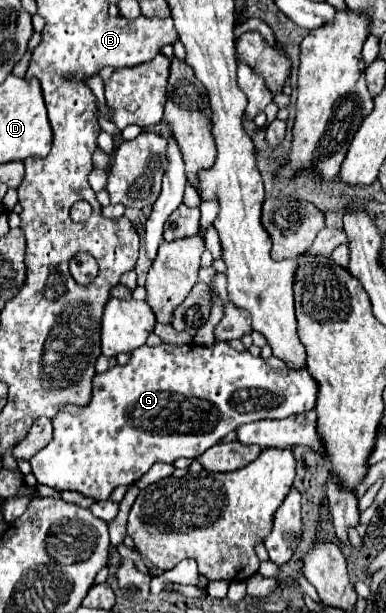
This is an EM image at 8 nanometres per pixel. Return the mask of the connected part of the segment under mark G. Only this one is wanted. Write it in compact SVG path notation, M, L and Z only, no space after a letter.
M216 342L216 346L204 348L204 346L194 346L194 344L186 344L186 346L172 346L172 344L160 344L160 346L140 346L132 352L132 358L126 366L114 366L102 374L96 374L92 380L92 400L86 408L74 408L74 406L66 406L64 410L60 410L60 414L56 414L56 418L52 420L54 424L54 438L52 442L42 448L38 454L32 456L30 464L32 464L32 472L36 476L36 480L40 484L58 488L58 490L76 490L82 492L84 496L90 496L94 500L106 500L110 496L110 492L116 486L130 486L132 482L138 482L154 462L168 462L172 464L174 460L186 456L186 458L196 458L202 452L206 452L208 448L212 448L214 444L218 444L228 432L236 430L242 424L248 422L256 422L256 420L266 420L266 418L288 418L294 414L302 414L308 412L316 406L318 400L318 382L310 376L308 370L274 370L266 364L264 358L254 358L248 350L246 352L238 352L234 348L230 348L226 342Z

